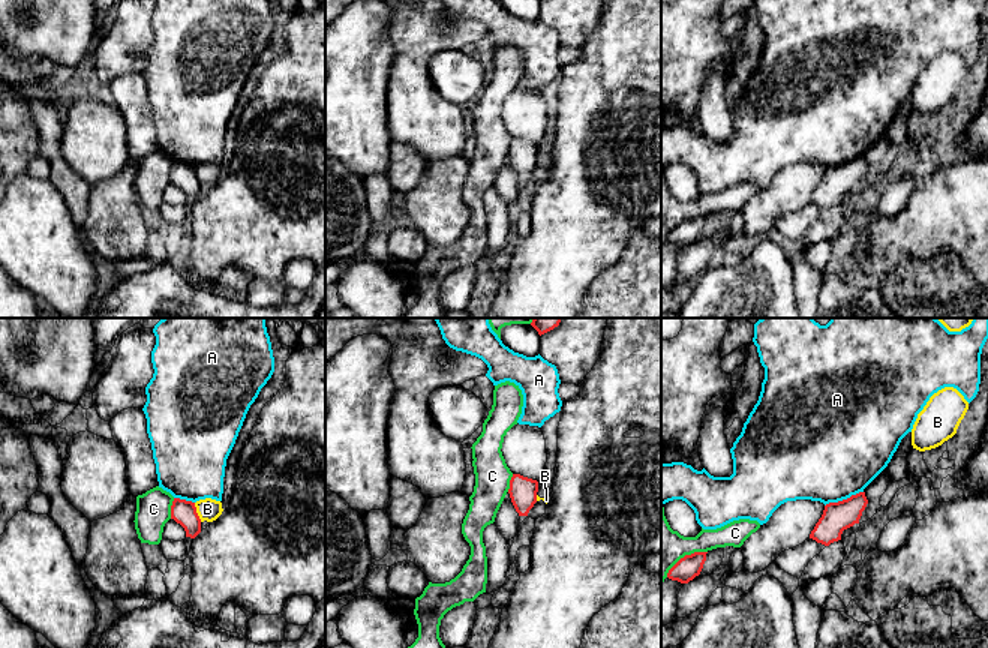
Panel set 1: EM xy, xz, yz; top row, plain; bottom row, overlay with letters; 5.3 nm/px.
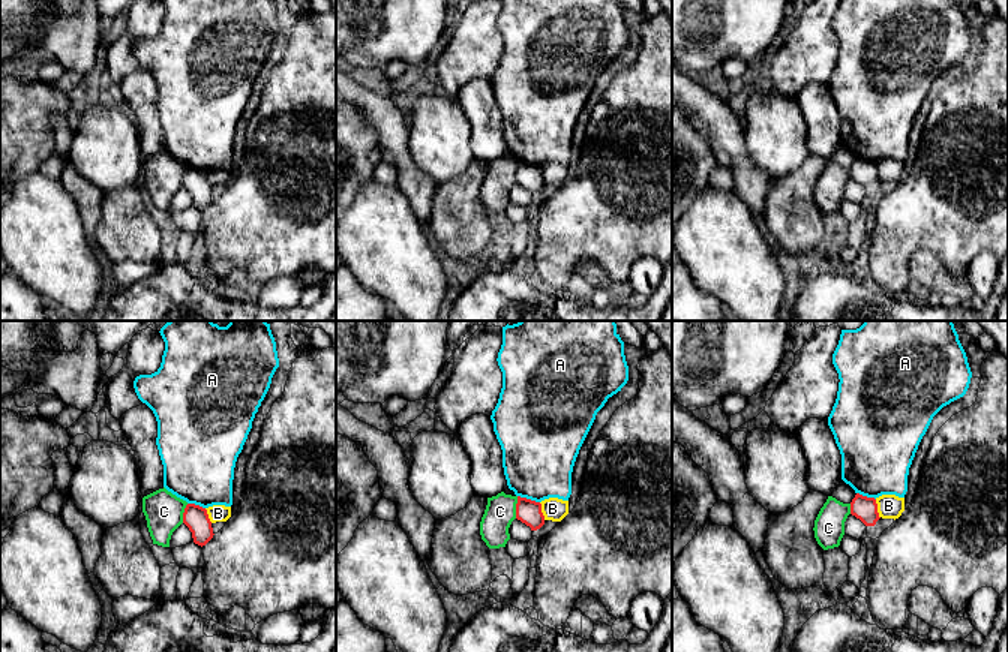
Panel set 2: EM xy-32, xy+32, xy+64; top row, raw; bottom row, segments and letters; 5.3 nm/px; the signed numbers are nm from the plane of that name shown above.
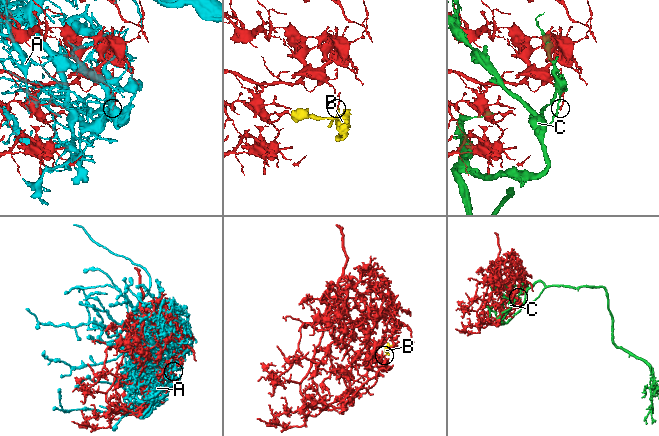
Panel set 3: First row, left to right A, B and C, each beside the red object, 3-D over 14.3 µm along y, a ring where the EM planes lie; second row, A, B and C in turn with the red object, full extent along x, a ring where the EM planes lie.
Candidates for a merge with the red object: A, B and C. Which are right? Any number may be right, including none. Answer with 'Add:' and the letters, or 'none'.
Add: none

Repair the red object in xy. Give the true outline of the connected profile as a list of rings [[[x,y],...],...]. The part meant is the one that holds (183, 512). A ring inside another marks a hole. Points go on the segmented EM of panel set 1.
[[[174,498],[171,519],[184,528],[186,537],[195,538],[201,532],[201,519],[192,501]]]

